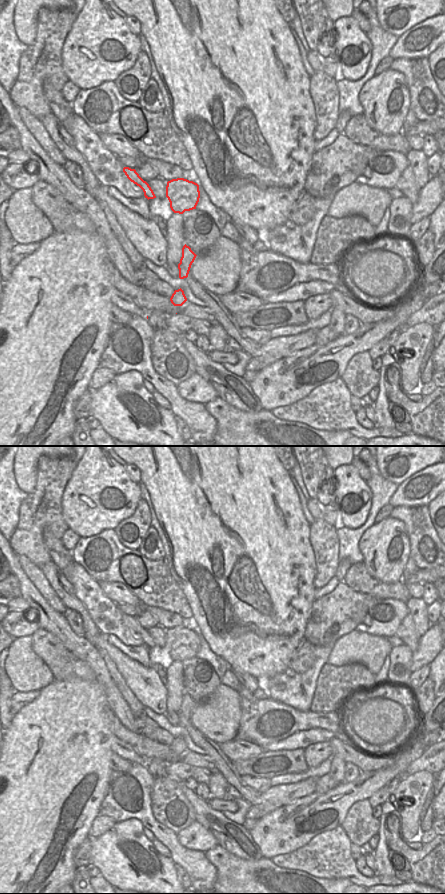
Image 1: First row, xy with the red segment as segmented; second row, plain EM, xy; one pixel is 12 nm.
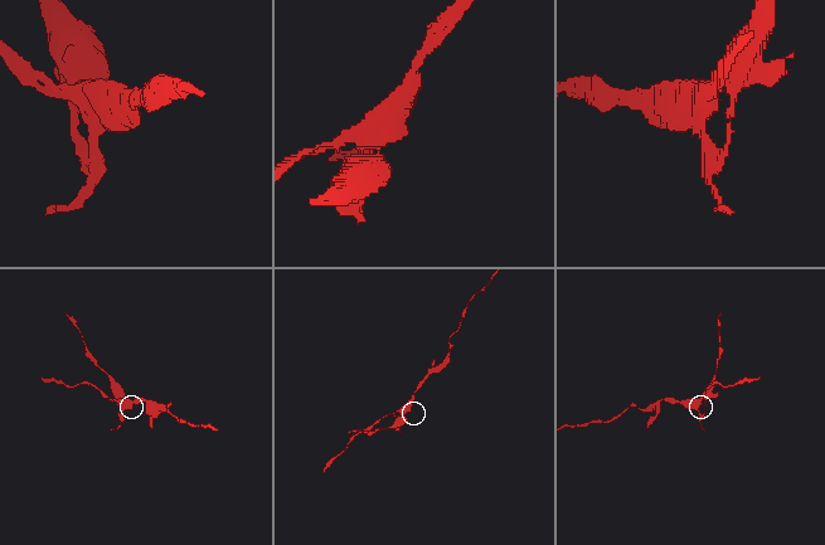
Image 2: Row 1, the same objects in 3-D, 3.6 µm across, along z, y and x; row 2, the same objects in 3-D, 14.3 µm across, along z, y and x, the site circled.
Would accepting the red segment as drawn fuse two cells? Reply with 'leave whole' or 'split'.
split

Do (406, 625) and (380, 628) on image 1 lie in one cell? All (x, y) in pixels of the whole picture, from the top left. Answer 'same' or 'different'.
different

